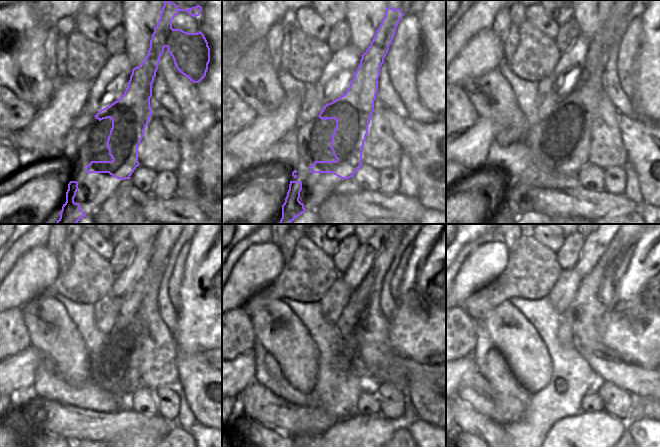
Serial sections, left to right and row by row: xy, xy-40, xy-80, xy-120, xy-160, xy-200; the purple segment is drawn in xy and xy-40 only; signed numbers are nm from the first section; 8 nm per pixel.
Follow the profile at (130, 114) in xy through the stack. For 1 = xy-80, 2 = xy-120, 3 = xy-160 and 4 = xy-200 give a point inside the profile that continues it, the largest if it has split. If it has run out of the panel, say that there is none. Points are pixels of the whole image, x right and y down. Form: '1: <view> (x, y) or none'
1: xy-80 (576, 111)
2: xy-120 (123, 365)
3: xy-160 (347, 358)
4: xy-200 (589, 286)

